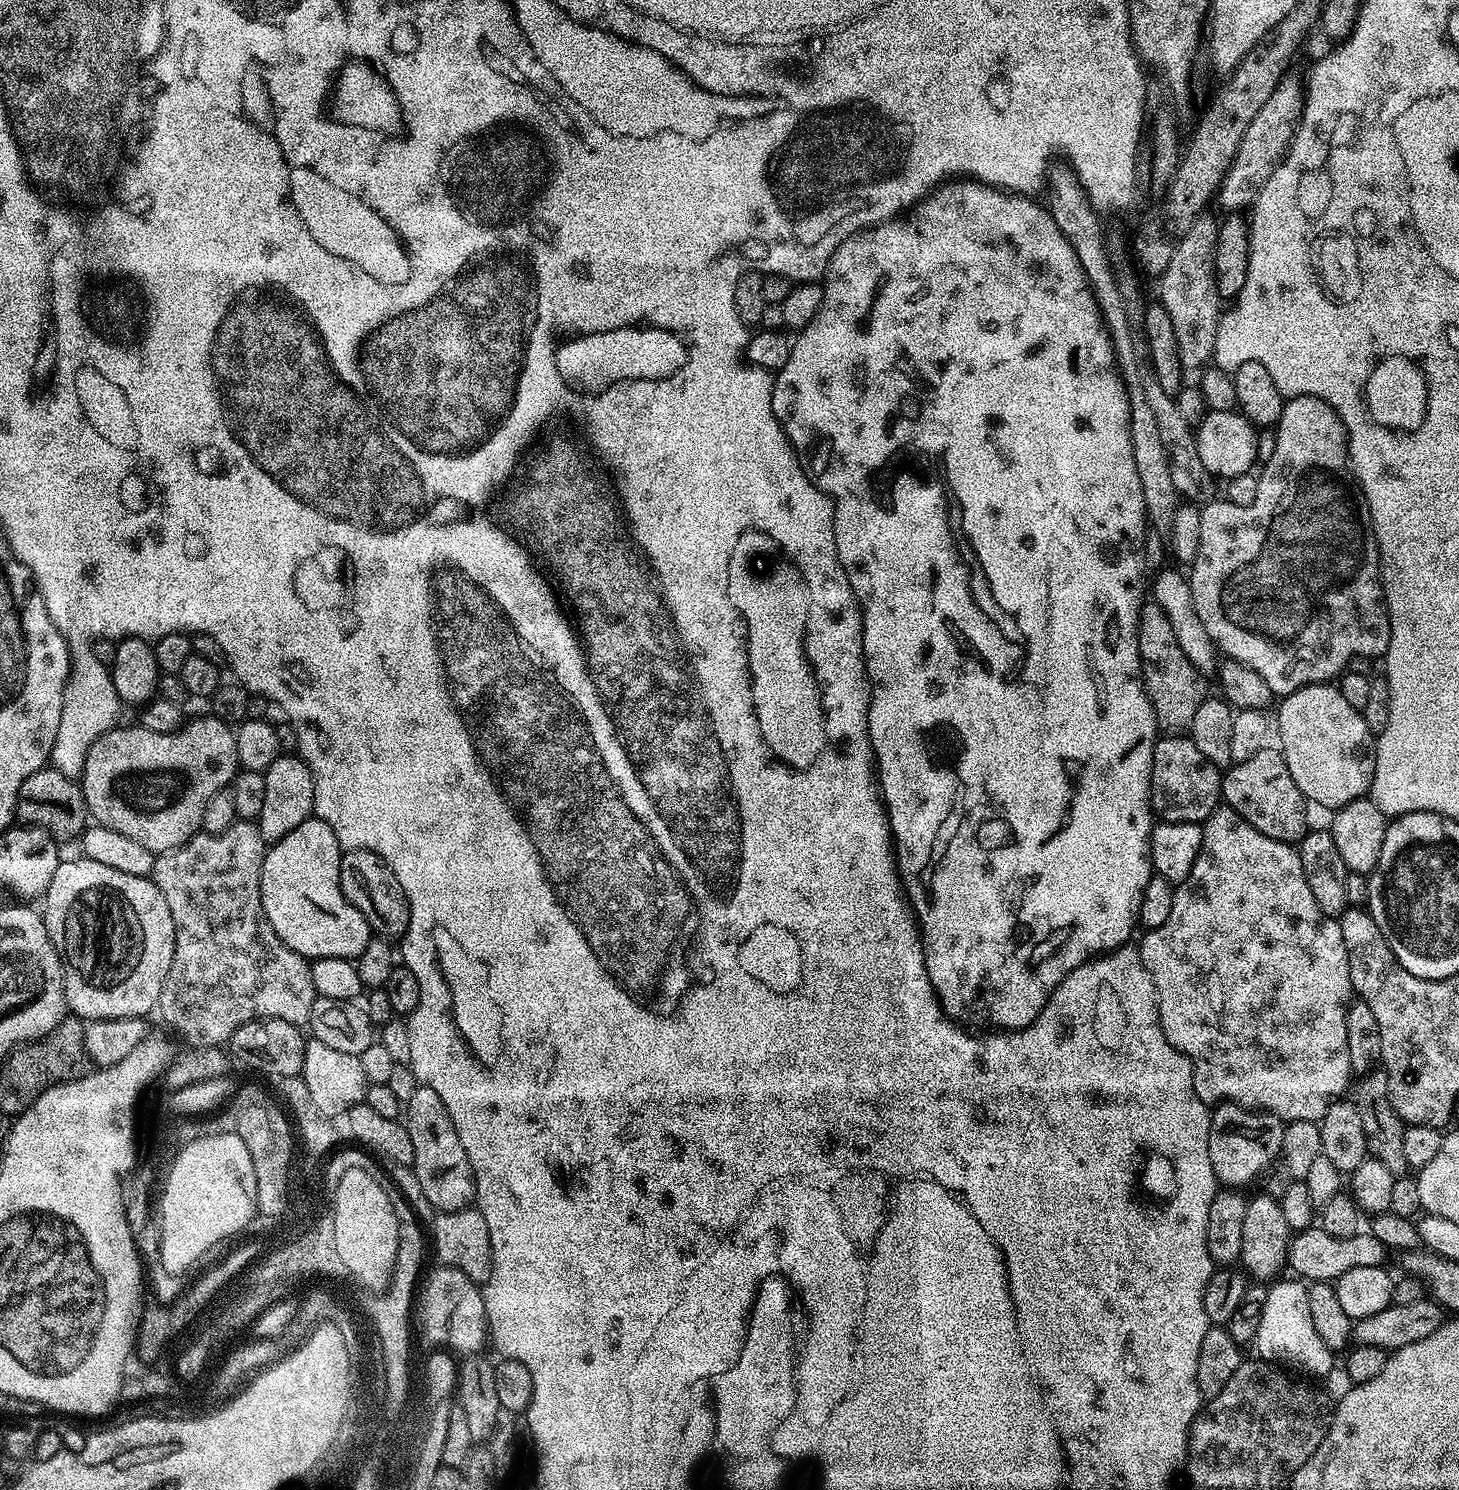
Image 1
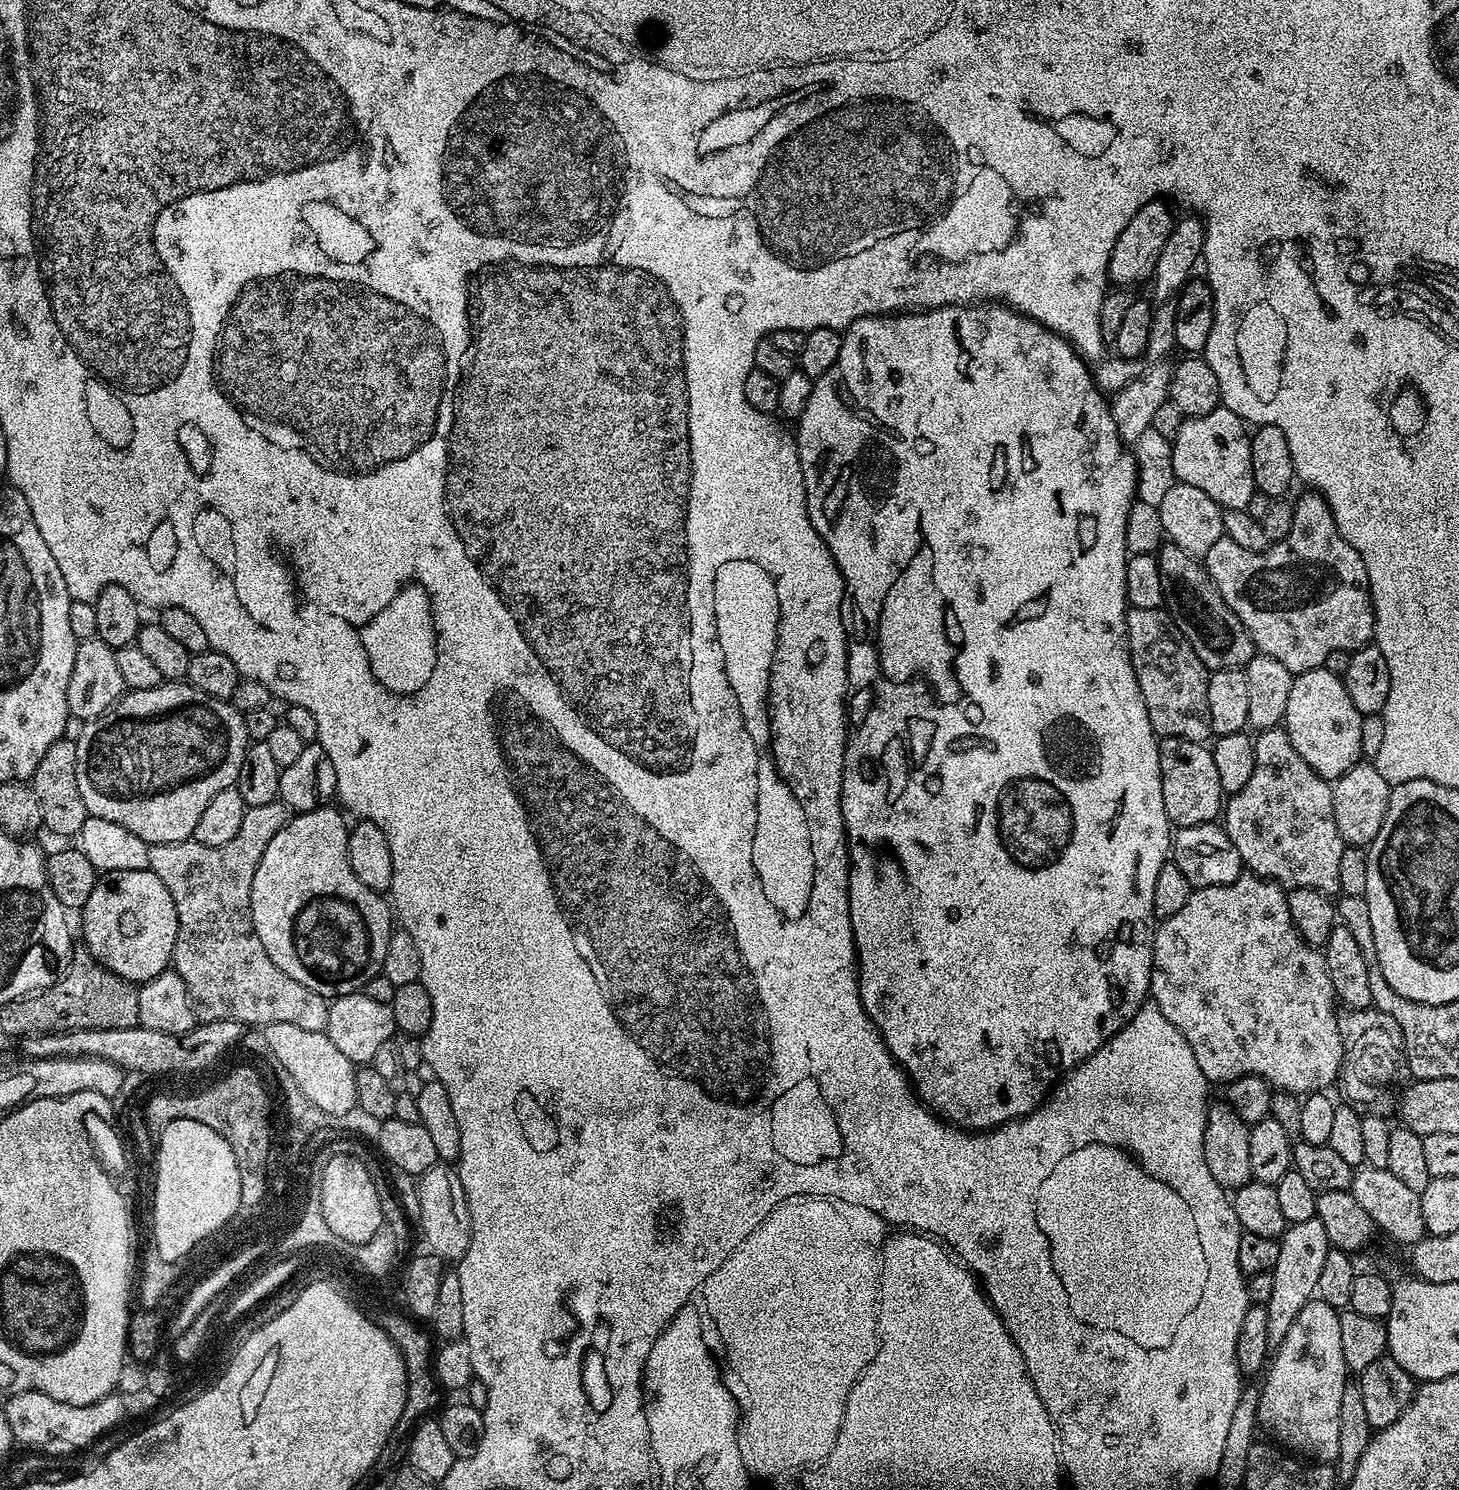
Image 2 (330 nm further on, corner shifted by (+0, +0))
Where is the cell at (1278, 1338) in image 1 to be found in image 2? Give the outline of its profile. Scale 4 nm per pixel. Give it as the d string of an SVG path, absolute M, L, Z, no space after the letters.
M1313 1298L1294 1320L1284 1341L1275 1349L1266 1368L1265 1382L1262 1382L1259 1408L1259 1423L1285 1449L1311 1458L1316 1462L1332 1462L1338 1454L1338 1418L1342 1411L1342 1390L1350 1382L1350 1373L1346 1366L1346 1358L1342 1358L1342 1338L1338 1322L1340 1312L1331 1308L1326 1301Z

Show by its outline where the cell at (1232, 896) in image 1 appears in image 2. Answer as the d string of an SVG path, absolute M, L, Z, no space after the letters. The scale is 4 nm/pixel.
M1242 874L1232 884L1226 886L1197 888L1192 891L1190 898L1186 898L1186 906L1182 906L1178 914L1170 914L1170 918L1159 921L1154 938L1150 996L1158 1006L1158 1010L1162 1010L1162 1014L1166 1014L1166 1018L1170 1018L1174 1026L1178 1026L1182 1038L1190 1042L1190 1050L1194 1050L1194 1058L1198 1061L1198 1070L1202 1070L1204 1077L1213 1085L1227 1086L1243 1076L1260 1076L1273 1089L1305 1096L1309 1092L1325 1091L1330 1088L1332 1082L1334 1084L1339 1079L1344 1059L1344 1041L1338 1031L1336 1021L1338 1001L1332 990L1324 954L1319 947L1306 943L1300 936L1300 931L1290 918L1285 889L1275 880L1266 880L1253 874Z

